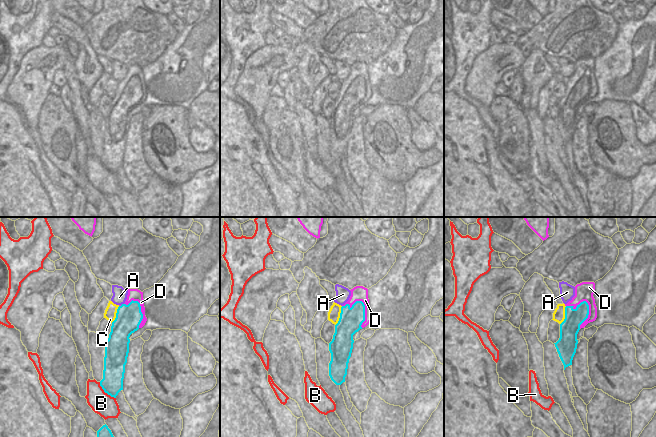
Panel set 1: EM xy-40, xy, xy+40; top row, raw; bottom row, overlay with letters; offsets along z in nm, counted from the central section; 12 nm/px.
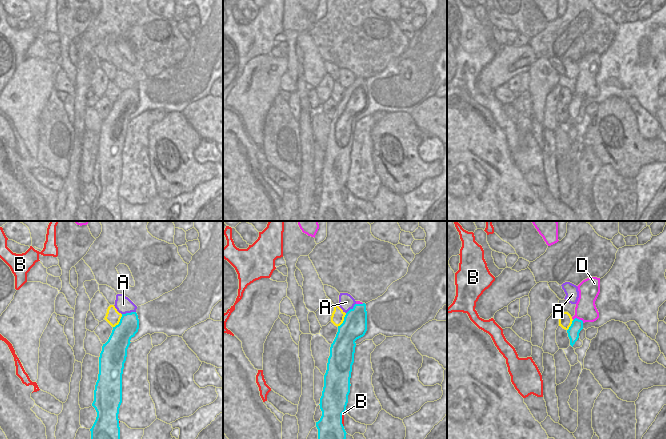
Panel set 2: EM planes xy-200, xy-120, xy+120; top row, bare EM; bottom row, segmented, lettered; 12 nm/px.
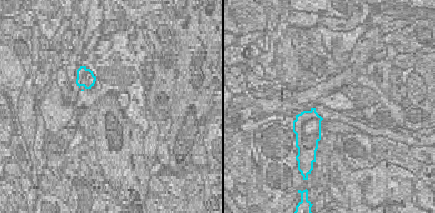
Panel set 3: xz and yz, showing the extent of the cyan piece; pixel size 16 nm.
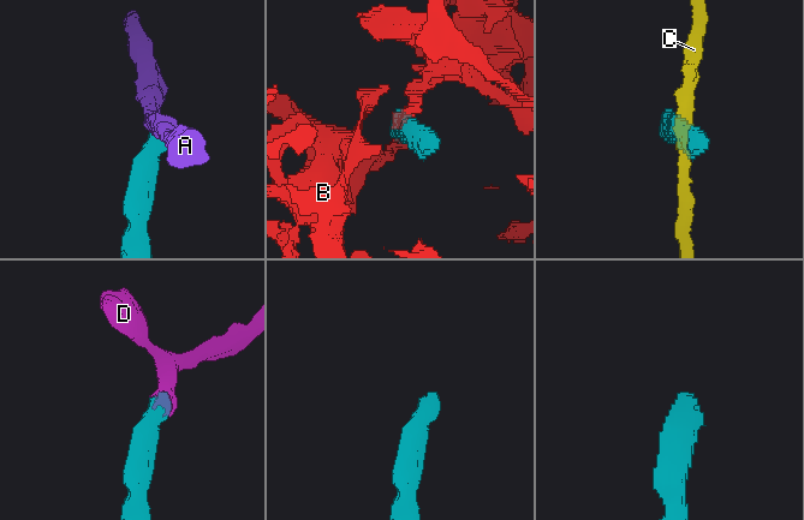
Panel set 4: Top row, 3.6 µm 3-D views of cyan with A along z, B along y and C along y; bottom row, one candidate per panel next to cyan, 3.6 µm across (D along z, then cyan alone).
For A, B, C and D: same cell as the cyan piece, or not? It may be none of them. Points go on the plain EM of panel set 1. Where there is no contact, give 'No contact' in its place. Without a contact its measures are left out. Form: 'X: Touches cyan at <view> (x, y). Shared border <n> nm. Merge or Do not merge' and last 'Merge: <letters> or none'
A: Touches cyan at xy-40 (122, 80). Shared border 50 nm. Do not merge
B: Touches cyan at xy-40 (105, 168). Shared border 280 nm. Do not merge
C: Touches cyan at xy (340, 92). Shared border 260 nm. Do not merge
D: Touches cyan at xy+40 (588, 90). Shared border 360 nm. Merge
Merge: D.

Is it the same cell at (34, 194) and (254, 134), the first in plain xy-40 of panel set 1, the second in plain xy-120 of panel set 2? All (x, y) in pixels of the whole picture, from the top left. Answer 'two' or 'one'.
two

